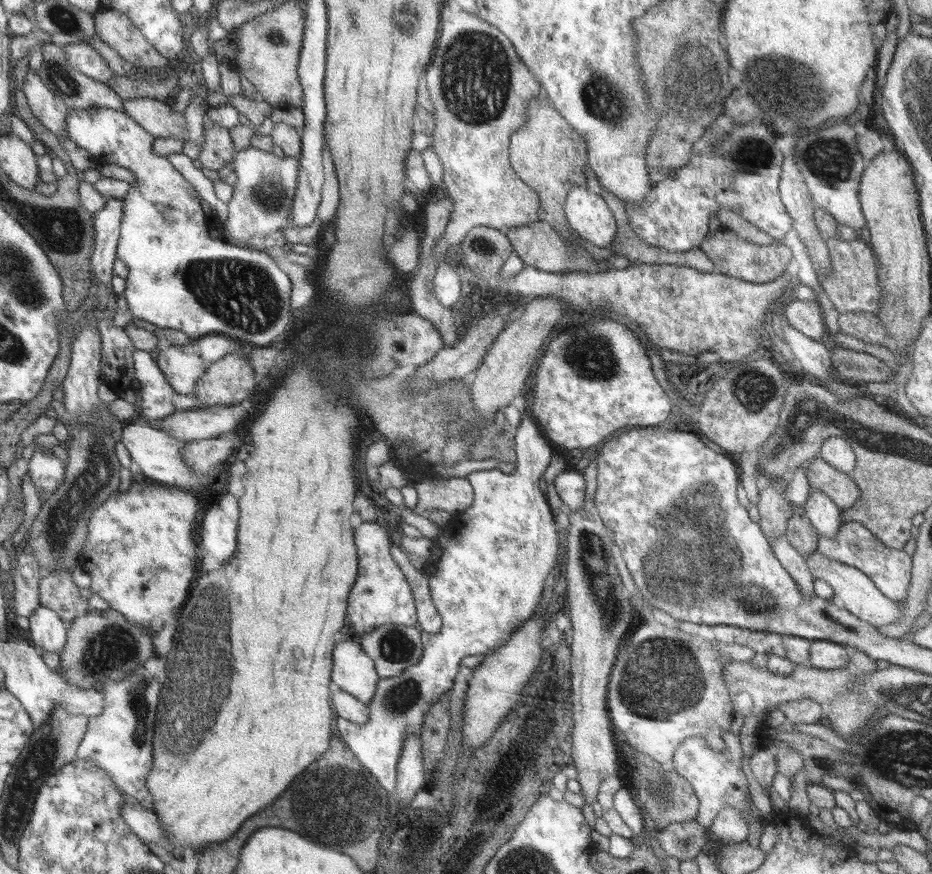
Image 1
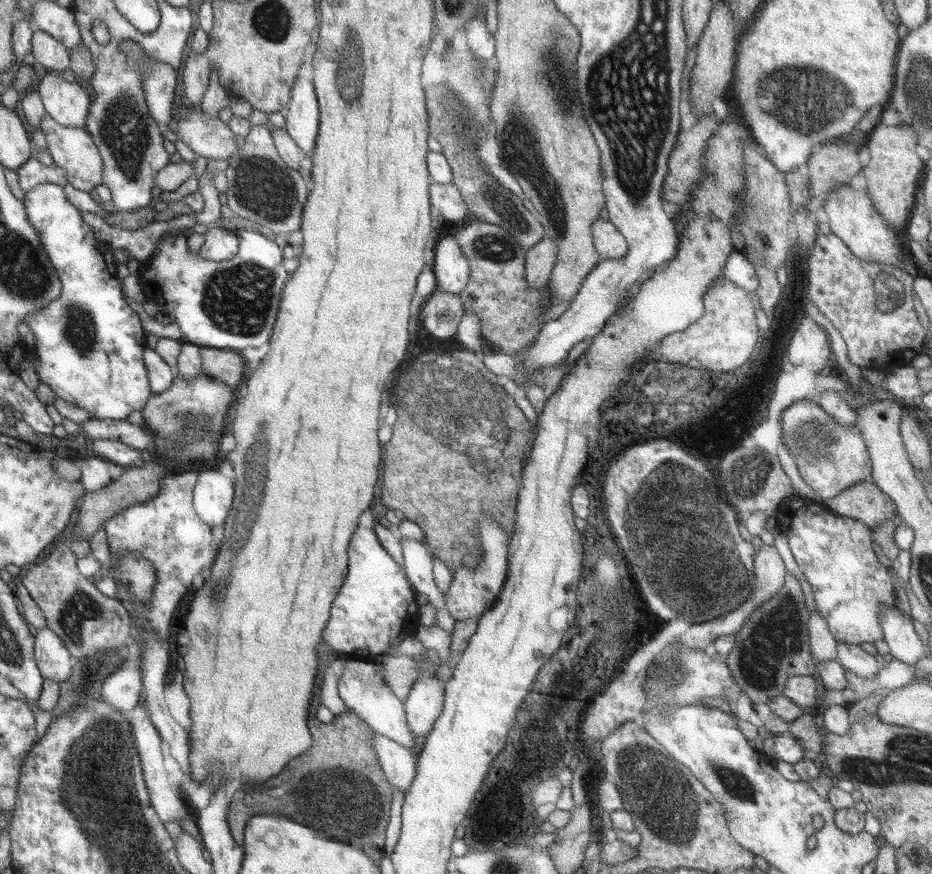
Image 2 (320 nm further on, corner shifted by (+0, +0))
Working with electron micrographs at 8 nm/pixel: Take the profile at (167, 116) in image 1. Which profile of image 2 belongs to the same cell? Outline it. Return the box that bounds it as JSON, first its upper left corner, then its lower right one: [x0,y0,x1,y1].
[176,106,239,160]

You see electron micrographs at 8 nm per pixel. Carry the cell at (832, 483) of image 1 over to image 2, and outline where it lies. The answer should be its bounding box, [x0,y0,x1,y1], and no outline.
[822,480,897,530]

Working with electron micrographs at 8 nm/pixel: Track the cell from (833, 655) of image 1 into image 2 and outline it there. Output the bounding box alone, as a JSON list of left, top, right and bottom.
[836,644,883,680]

